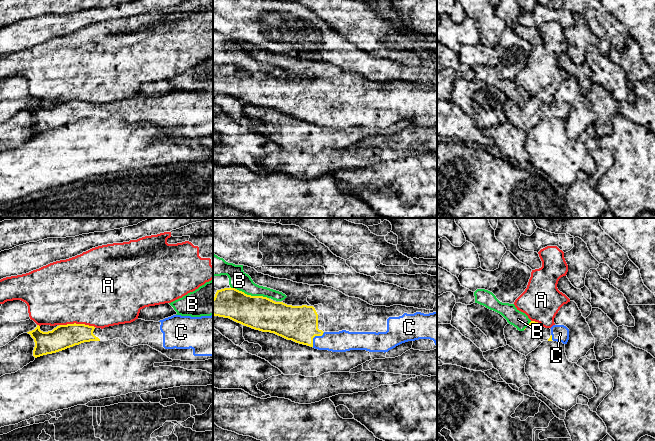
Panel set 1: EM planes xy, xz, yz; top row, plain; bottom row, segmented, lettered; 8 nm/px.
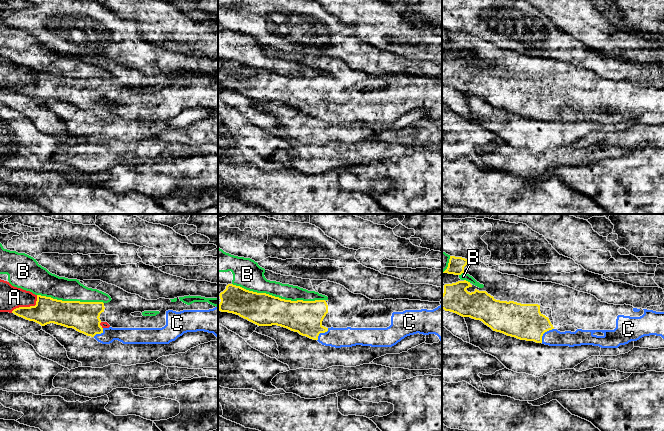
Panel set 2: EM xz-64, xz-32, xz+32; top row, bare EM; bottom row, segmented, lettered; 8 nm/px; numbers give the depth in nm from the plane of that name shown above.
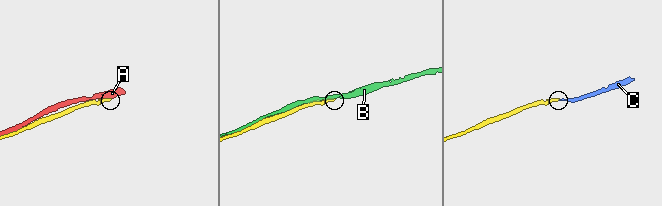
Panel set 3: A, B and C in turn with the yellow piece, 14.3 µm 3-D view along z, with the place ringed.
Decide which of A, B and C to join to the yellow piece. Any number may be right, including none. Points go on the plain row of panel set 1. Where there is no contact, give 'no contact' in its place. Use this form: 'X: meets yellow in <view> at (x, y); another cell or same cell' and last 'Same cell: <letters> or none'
A: meets yellow in xy at (77, 100); another cell
B: meets yellow in xz at (249, 71); another cell
C: meets yellow in xz at (314, 112); same cell
Same cell: C

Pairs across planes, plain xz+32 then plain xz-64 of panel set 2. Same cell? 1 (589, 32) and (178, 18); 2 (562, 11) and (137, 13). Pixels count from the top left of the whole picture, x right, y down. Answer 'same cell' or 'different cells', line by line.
1: same cell
2: same cell

